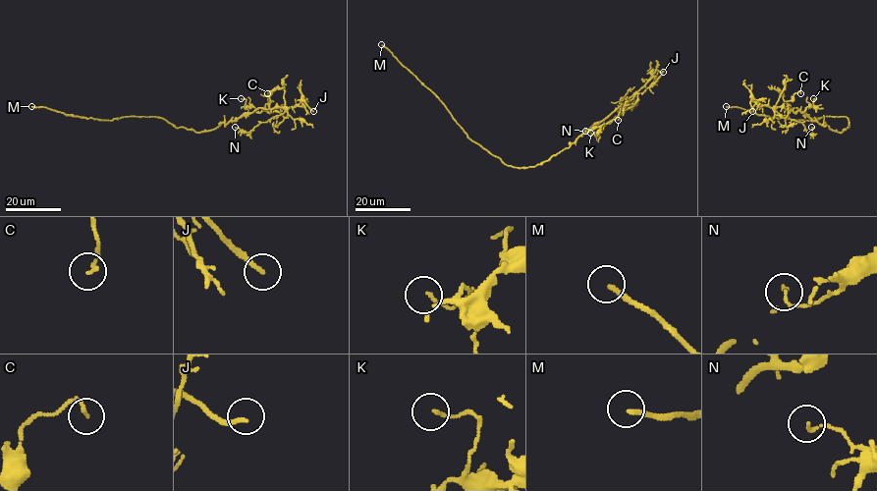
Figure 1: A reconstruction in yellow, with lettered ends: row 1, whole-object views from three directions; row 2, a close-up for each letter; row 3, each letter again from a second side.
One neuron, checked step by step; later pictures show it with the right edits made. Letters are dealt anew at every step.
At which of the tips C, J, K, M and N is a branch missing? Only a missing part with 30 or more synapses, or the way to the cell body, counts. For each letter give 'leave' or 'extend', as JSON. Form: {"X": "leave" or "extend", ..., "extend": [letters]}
{"C": "leave", "J": "extend", "K": "leave", "M": "extend", "N": "leave", "extend": ["J", "M"]}

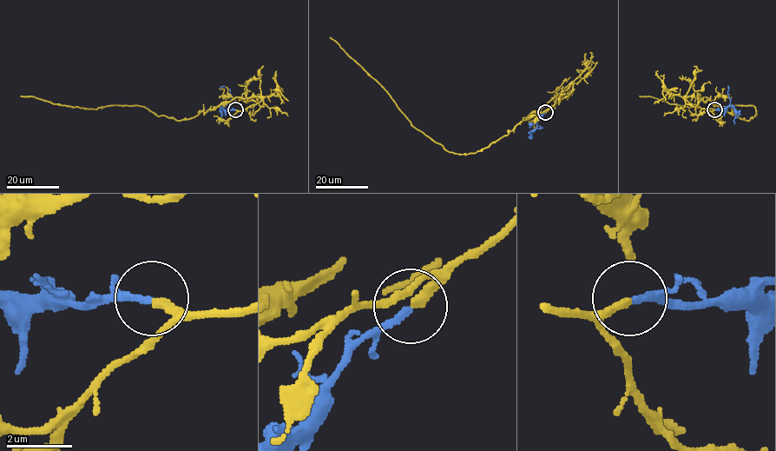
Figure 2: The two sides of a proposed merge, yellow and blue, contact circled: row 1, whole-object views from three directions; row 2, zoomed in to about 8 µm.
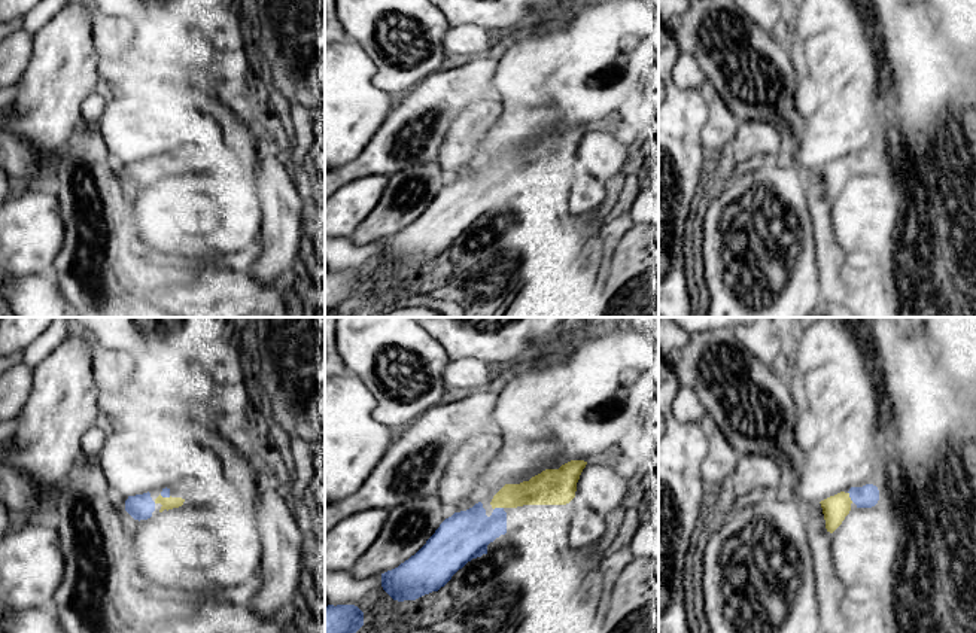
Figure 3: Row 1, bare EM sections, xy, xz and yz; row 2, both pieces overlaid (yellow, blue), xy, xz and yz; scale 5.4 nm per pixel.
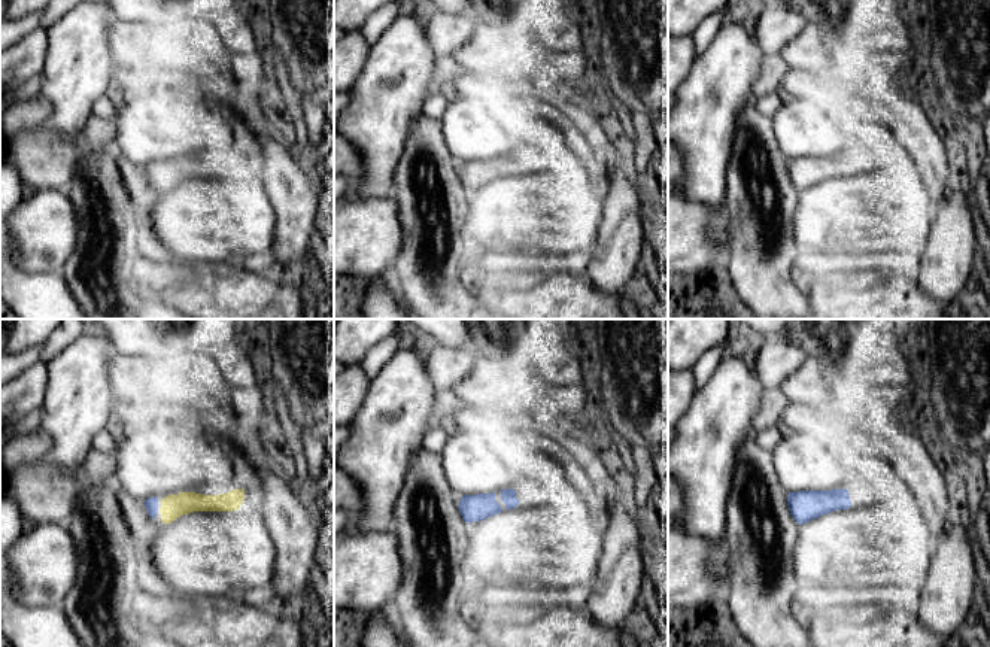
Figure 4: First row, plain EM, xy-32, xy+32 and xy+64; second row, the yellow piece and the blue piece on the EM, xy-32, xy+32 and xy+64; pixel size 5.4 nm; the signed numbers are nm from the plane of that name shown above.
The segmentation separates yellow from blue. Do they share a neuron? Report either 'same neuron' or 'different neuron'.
same neuron

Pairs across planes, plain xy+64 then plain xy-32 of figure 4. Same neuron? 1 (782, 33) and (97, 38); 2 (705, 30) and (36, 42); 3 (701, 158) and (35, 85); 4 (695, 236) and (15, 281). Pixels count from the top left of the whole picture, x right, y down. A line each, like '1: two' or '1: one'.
1: two
2: two
3: two
4: two

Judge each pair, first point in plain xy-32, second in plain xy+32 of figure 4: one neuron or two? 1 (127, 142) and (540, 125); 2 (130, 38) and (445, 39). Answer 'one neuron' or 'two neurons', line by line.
1: one neuron
2: one neuron

